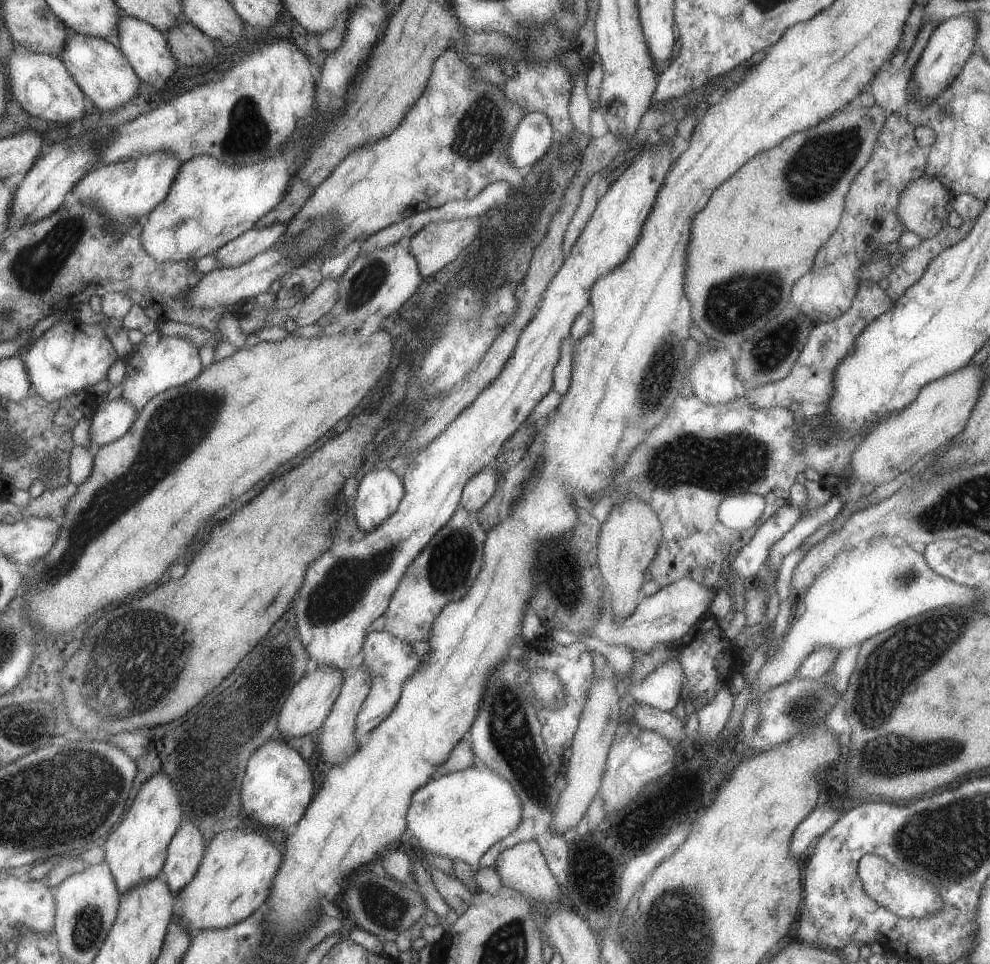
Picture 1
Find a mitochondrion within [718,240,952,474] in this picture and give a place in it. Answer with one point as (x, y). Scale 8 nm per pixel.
(767, 353)

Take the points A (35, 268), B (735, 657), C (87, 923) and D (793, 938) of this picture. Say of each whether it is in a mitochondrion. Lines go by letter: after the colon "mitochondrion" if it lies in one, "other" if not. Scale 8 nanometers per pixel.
A: mitochondrion
B: other
C: mitochondrion
D: other

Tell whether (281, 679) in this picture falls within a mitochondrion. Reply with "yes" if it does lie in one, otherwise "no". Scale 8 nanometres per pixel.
no

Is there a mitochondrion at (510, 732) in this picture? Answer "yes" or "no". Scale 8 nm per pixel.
yes

